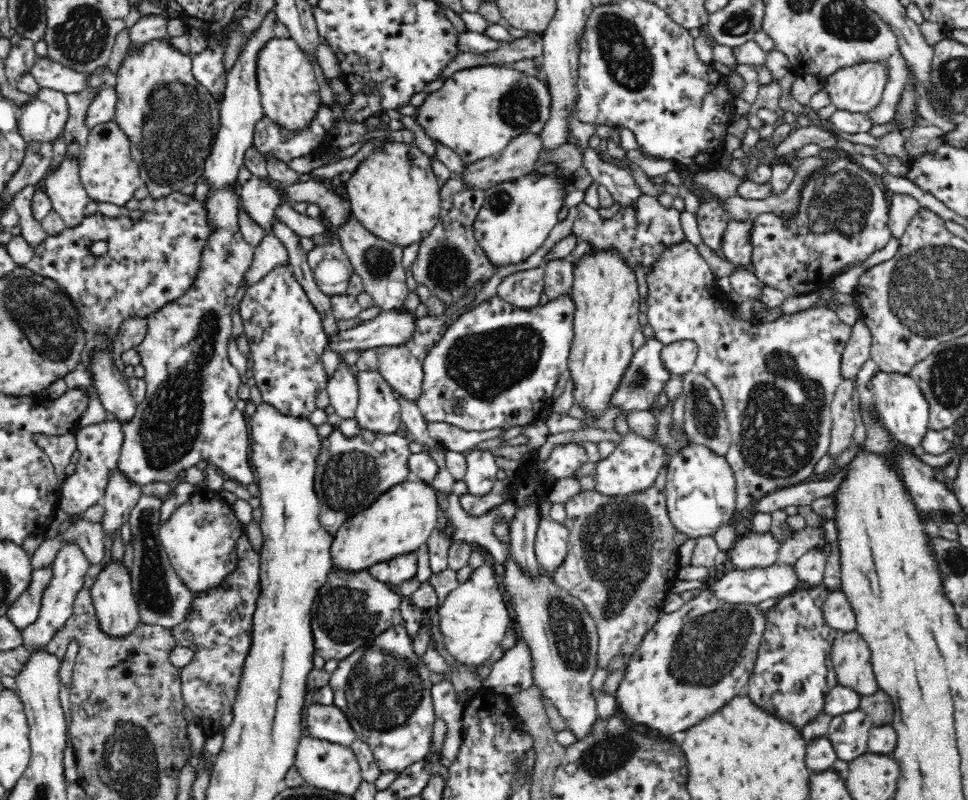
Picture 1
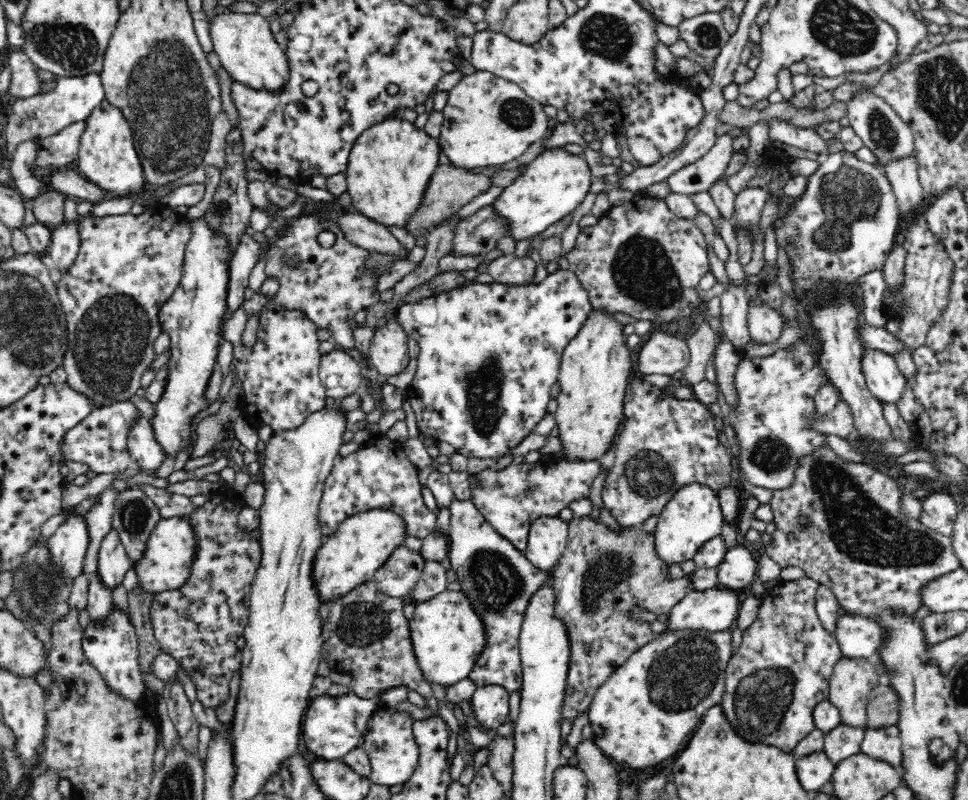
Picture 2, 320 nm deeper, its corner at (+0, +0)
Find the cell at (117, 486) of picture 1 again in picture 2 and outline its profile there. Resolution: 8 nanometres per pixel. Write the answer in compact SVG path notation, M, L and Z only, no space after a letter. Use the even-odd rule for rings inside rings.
M110 529L104 536L98 554L97 573L102 577L102 581L114 590L116 586L122 584L127 570L132 565L124 544L120 539L120 534L116 529Z

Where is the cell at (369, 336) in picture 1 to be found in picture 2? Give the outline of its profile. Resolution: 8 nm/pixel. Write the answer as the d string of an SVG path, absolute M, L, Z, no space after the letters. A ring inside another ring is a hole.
M559 269L557 272L549 273L538 285L510 287L496 282L492 282L492 284L468 282L460 288L438 294L435 297L400 305L395 312L396 323L408 336L408 339L415 339L420 347L416 372L414 372L414 378L405 393L416 415L417 426L421 434L432 437L436 442L449 443L455 452L464 454L468 458L500 458L500 456L504 456L510 448L516 447L531 432L534 432L535 426L546 416L548 402L551 400L552 384L556 384L556 380L559 380L563 350L579 332L580 326L584 324L584 320L587 320L588 313L592 309L588 290L584 288L575 273L569 269Z

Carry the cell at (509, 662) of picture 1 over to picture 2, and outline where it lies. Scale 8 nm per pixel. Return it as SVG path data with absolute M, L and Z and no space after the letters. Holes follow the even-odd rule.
M489 684L476 689L469 704L474 709L476 724L485 731L496 730L509 718L511 692L504 686Z

